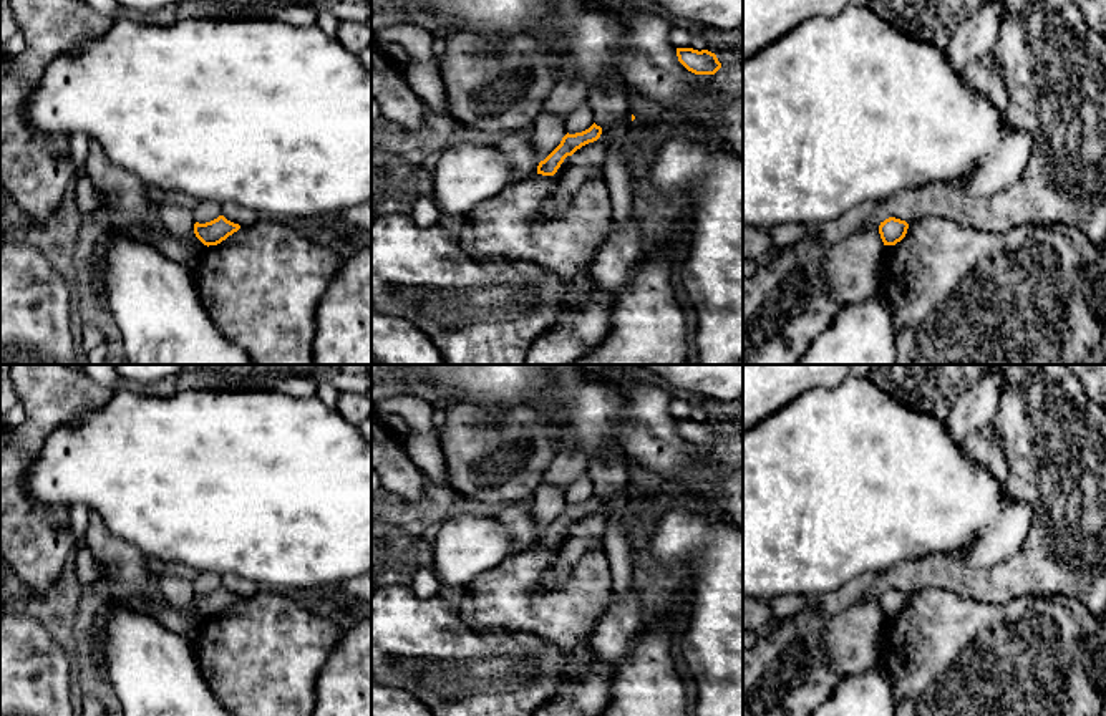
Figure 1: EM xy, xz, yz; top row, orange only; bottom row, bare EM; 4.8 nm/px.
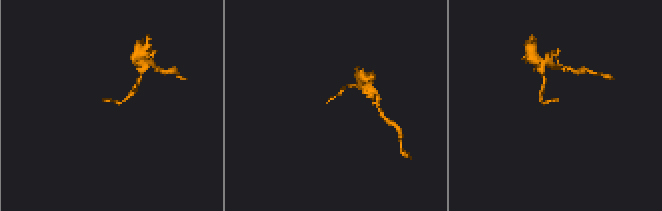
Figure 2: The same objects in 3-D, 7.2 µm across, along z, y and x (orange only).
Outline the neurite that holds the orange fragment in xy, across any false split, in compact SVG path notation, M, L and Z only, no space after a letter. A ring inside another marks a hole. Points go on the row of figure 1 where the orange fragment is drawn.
M219 215L217 219L206 224L194 224L196 237L207 247L221 244L239 229L239 224L227 220L224 215Z

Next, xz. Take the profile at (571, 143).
M595 123L582 133L567 133L560 144L544 161L539 162L537 174L554 176L567 156L572 156L582 146L597 141L600 134L602 128Z

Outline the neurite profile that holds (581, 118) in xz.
M585 99L565 118L565 133L569 134L582 133L589 129L592 124L594 113Z

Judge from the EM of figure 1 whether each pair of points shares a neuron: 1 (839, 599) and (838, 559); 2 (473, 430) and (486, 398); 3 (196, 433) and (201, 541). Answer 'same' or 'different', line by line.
1: different
2: different
3: same

